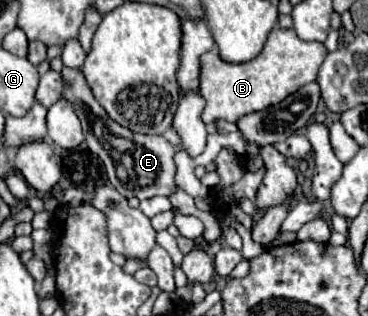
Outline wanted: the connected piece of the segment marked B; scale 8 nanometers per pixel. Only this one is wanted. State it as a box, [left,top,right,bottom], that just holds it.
[198,27,326,123]

